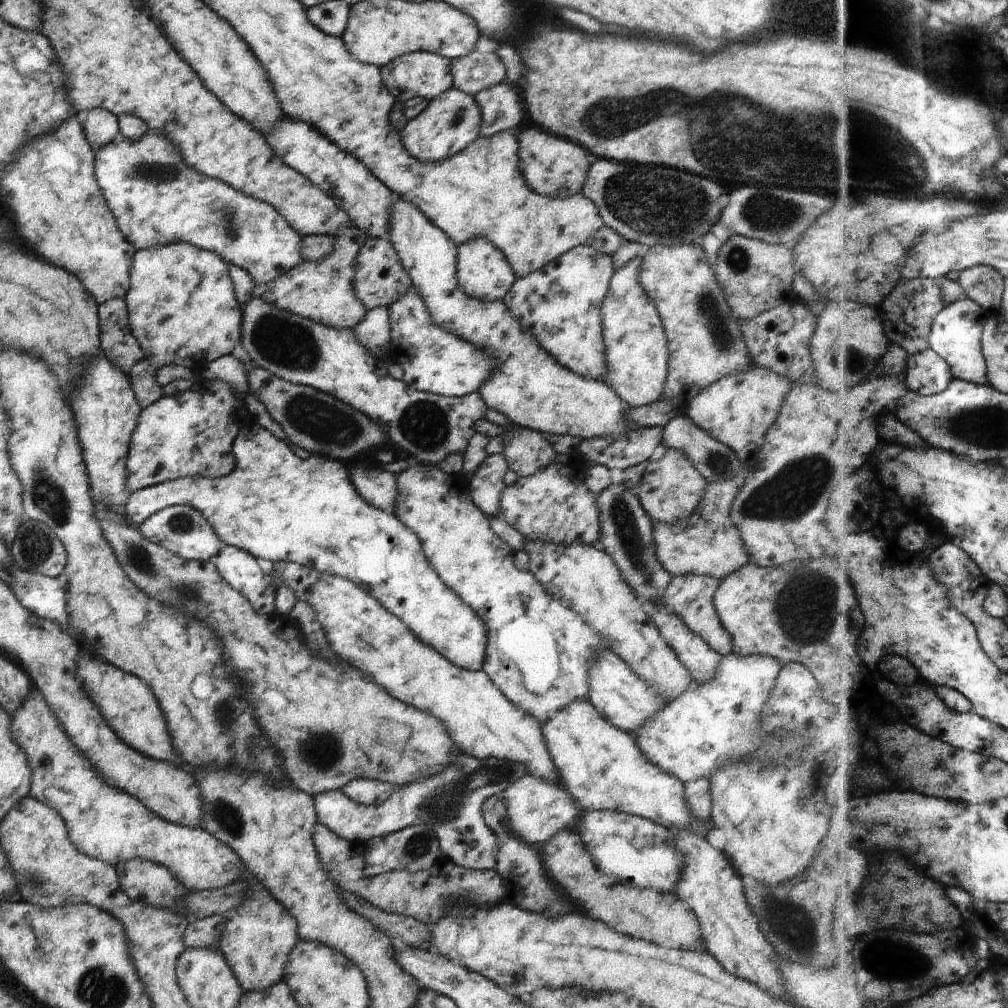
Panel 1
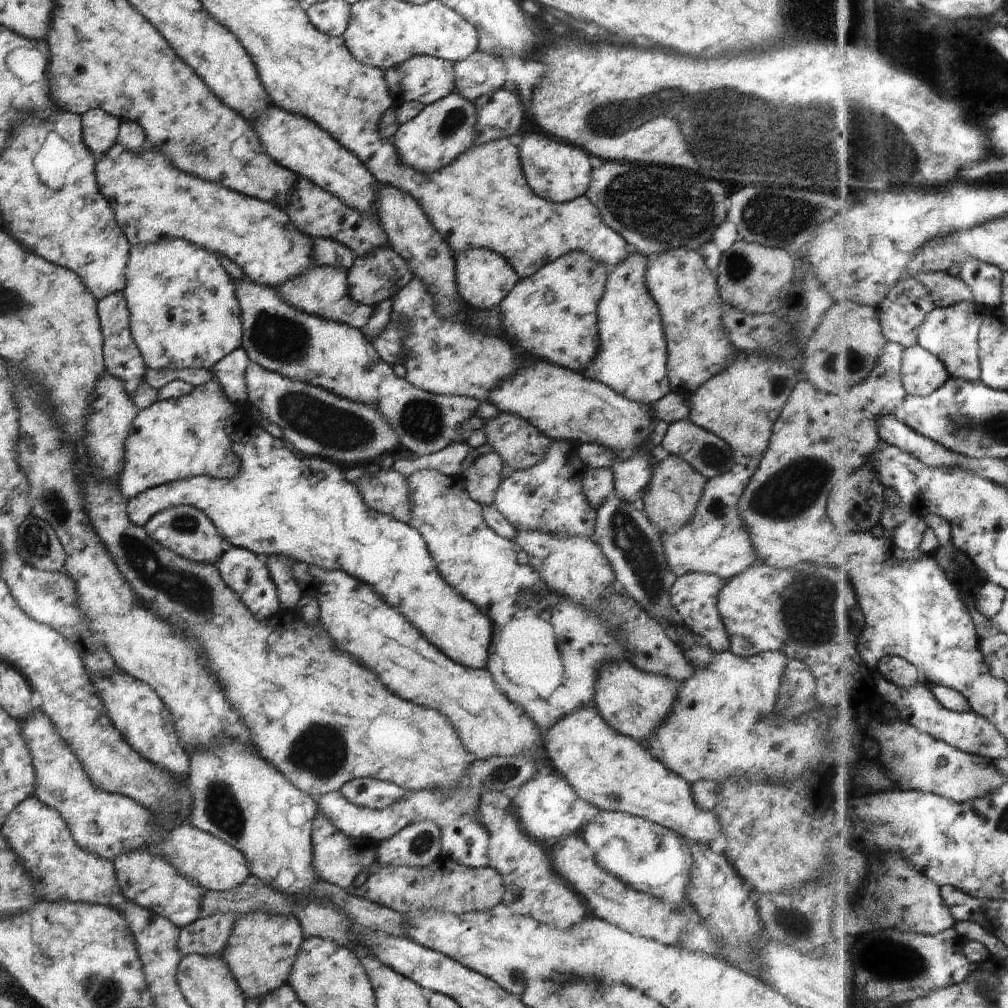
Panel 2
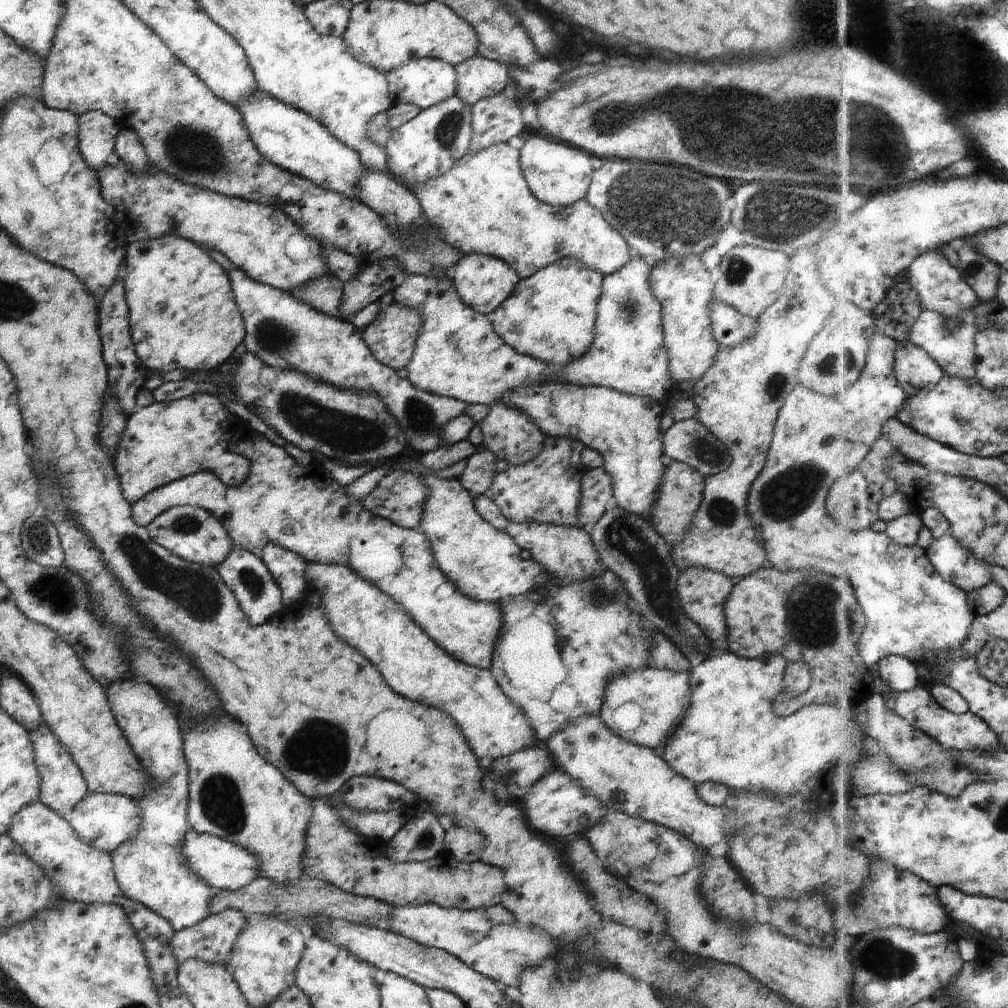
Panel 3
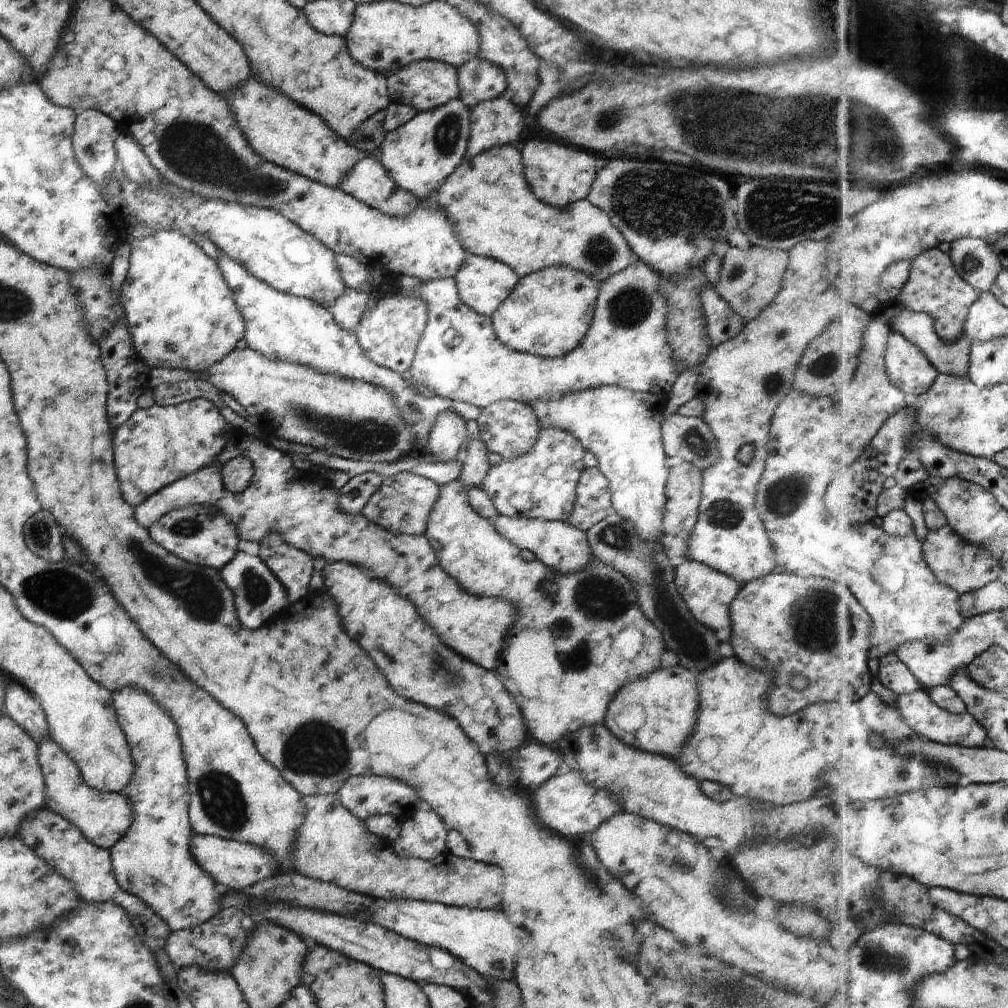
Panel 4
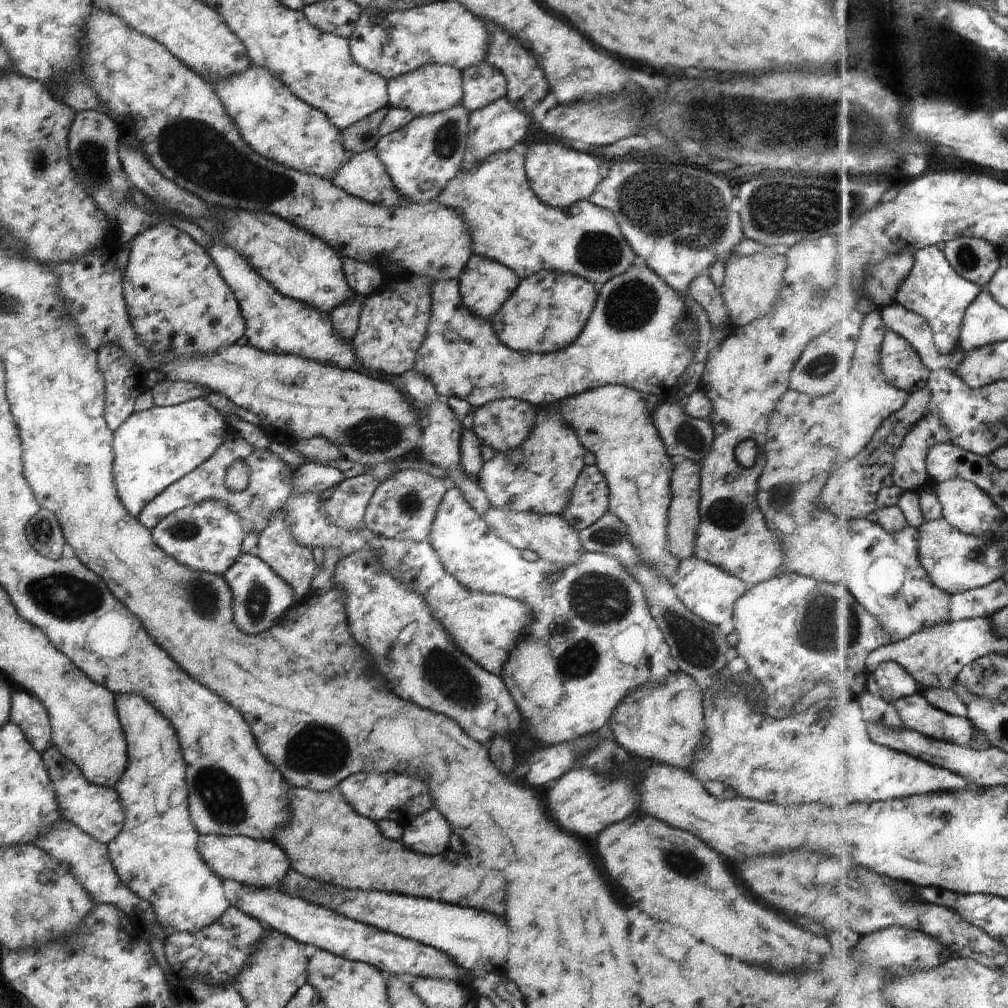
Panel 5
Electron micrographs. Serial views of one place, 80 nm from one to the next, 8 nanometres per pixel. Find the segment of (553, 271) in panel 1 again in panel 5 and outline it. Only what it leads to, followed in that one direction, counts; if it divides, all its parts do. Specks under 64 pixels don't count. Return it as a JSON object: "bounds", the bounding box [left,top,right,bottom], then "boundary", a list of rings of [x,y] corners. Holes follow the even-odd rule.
{"bounds":[490,270,599,353],"boundary":[[[540,270],[535,274],[529,275],[524,279],[519,280],[516,290],[512,292],[511,296],[503,302],[499,310],[493,316],[490,316],[490,325],[495,333],[495,336],[505,345],[514,351],[522,353],[552,353],[560,351],[567,345],[571,344],[576,336],[584,327],[590,312],[593,310],[594,302],[597,296],[599,285],[591,284],[583,278],[564,273]],[[533,303],[533,310],[529,310],[527,314],[519,312],[519,304],[525,304],[531,308]]]}

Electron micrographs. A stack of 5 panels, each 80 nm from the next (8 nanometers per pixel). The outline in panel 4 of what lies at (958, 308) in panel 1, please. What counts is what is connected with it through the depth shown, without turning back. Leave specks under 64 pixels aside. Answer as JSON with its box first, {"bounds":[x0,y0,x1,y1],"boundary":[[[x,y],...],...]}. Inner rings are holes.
{"bounds":[890,310,972,376],"boundary":[[[904,310],[895,318],[890,329],[915,343],[940,373],[955,376],[967,376],[970,373],[972,344],[963,336],[951,342],[943,340],[930,314]]]}

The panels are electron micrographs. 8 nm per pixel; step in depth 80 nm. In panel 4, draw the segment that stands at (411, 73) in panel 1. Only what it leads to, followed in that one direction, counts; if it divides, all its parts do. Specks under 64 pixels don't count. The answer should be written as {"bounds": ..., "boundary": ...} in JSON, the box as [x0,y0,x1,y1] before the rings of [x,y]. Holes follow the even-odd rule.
{"bounds":[385,60,458,112],"boundary":[[[436,60],[417,61],[389,73],[385,77],[390,102],[412,106],[417,112],[434,109],[458,98],[456,67],[444,62]]]}

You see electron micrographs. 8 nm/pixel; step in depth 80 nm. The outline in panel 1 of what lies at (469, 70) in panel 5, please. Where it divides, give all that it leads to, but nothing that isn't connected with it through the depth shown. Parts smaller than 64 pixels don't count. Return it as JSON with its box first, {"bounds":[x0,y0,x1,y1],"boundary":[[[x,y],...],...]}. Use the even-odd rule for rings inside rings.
{"bounds":[450,49,506,96],"boundary":[[[473,49],[469,54],[450,61],[453,86],[471,96],[506,78],[503,63],[494,52],[483,54]]]}

